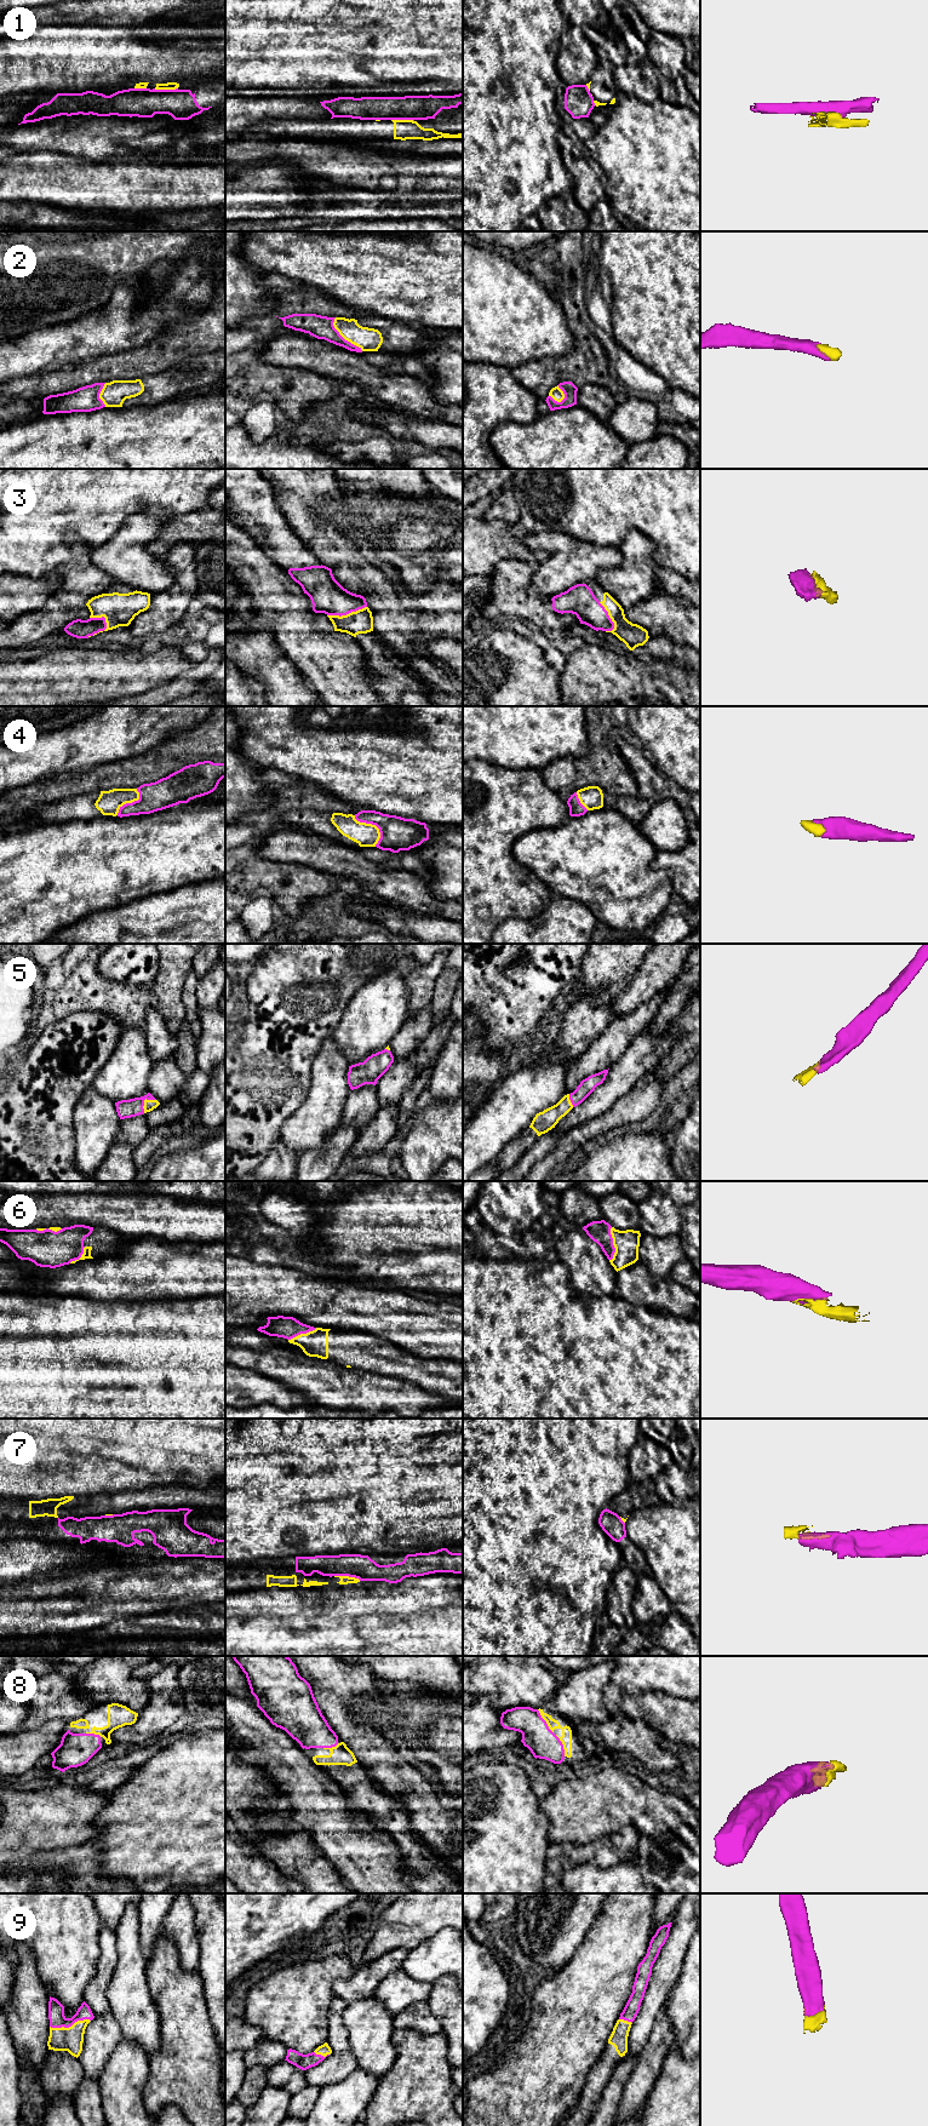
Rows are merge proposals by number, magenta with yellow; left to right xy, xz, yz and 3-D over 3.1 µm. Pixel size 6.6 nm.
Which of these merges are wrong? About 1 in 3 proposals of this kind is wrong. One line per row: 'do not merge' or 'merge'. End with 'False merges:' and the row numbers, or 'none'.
1: do not merge
2: merge
3: merge
4: merge
5: merge
6: merge
7: do not merge
8: merge
9: merge
False merges: 1, 7

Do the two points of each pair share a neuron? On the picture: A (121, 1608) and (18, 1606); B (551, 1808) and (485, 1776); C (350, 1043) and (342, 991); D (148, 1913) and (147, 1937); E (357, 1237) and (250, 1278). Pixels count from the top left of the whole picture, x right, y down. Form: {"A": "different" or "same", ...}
{"A": "same", "B": "different", "C": "different", "D": "same", "E": "different"}

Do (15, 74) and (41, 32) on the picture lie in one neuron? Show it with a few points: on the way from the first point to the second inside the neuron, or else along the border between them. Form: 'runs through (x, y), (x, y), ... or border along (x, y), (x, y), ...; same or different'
border along (40, 38), (49, 39); different

